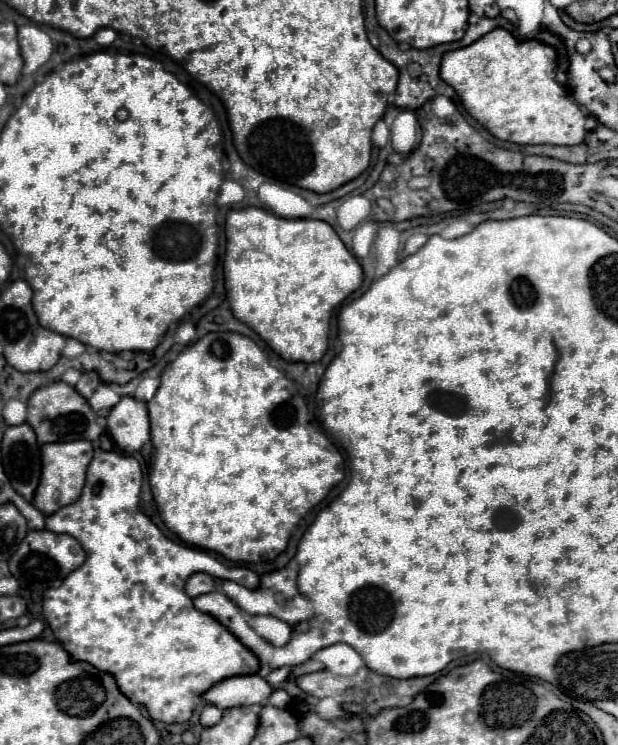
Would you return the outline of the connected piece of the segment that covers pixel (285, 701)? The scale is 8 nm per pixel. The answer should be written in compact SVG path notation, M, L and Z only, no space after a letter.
M273 690L273 694L269 696L269 704L275 708L289 708L291 706L291 696L285 690Z

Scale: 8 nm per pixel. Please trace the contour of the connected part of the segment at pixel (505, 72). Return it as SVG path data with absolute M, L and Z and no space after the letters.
M495 28L481 36L477 42L451 50L443 56L441 78L455 88L465 110L481 122L495 138L515 142L515 144L555 144L555 146L575 146L587 136L581 106L571 98L567 90L555 80L557 74L557 50L541 40L519 40L505 28Z

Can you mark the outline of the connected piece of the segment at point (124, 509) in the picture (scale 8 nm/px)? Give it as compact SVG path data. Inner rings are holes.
M95 448L81 498L47 516L47 528L51 532L69 532L73 538L77 538L87 554L87 560L73 570L59 588L49 588L43 592L43 616L47 624L51 618L55 638L73 656L73 660L89 662L97 670L111 674L117 680L119 690L125 692L125 696L129 696L135 704L143 704L153 720L167 724L187 722L191 720L199 698L213 684L235 674L255 674L259 660L219 620L193 606L191 598L183 592L185 580L195 572L207 572L222 580L257 588L259 576L249 568L227 568L203 550L171 542L137 508L141 478L141 466L133 456L121 456L113 450ZM95 482L103 484L99 494L93 494Z

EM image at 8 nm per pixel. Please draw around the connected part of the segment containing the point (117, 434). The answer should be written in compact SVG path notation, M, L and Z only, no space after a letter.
M123 396L107 418L107 430L123 452L137 452L149 442L149 414L145 402Z

